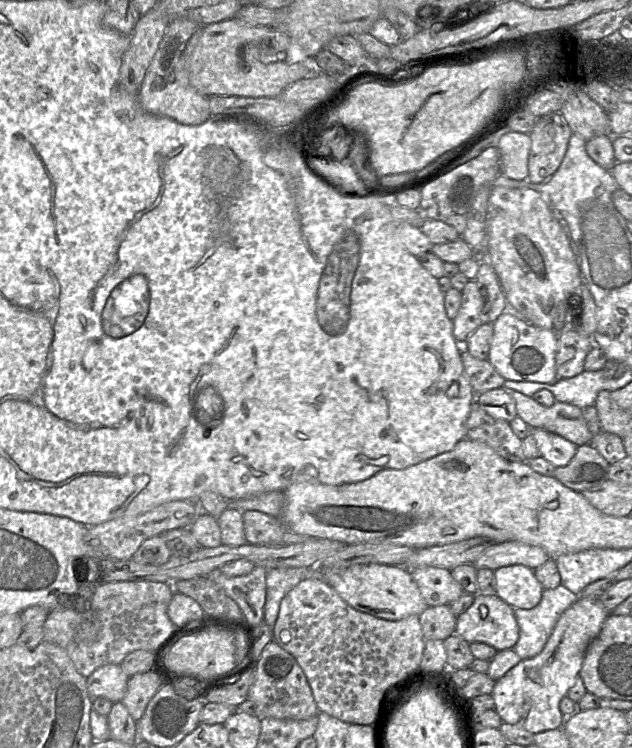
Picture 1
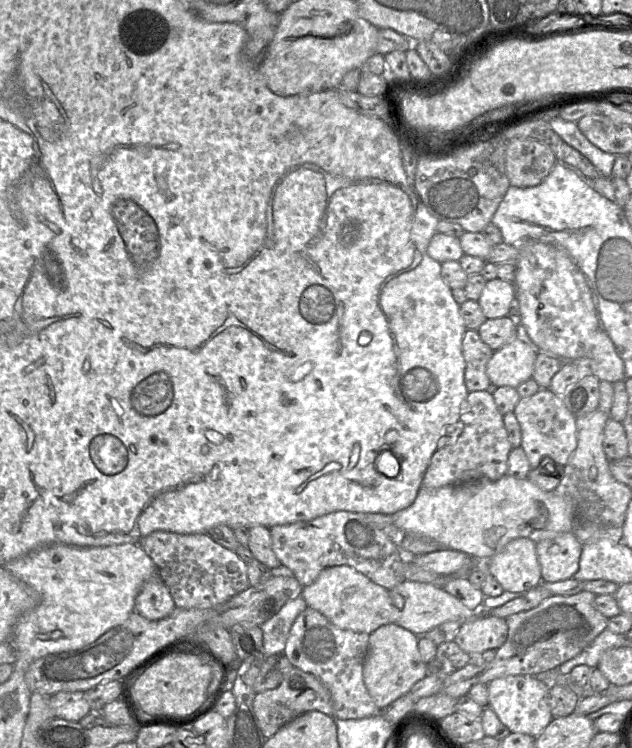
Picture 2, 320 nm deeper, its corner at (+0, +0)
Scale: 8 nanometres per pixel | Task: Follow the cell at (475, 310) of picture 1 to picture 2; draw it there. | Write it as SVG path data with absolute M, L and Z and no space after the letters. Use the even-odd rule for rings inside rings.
M499 278L489 280L477 302L487 319L505 317L515 303L514 284Z

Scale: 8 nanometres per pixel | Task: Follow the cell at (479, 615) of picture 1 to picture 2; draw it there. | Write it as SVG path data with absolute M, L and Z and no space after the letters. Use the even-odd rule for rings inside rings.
M480 609L463 620L454 641L463 651L478 657L489 649L499 649L507 637L506 618L483 613Z

